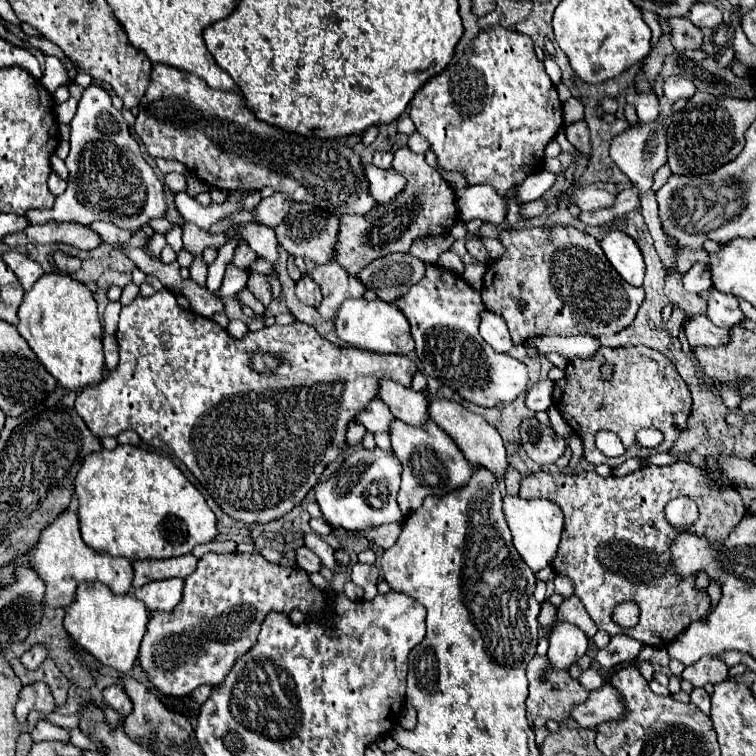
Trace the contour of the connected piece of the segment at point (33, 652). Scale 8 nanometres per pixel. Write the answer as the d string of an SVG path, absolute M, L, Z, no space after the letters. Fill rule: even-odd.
M33 646L29 652L25 652L19 662L23 664L25 670L33 670L33 668L39 668L39 664L47 658L47 652L43 646Z

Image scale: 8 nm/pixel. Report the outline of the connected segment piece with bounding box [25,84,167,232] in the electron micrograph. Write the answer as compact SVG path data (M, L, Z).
M91 84L85 88L77 106L77 114L73 116L69 128L71 128L71 138L69 138L71 152L65 160L69 170L67 190L55 198L55 204L51 210L33 210L33 212L29 210L25 214L29 216L29 224L45 224L49 220L55 220L55 222L77 222L77 224L89 226L91 222L105 220L119 228L139 232L143 226L149 224L149 220L165 216L167 202L165 202L163 182L155 176L153 168L143 160L139 144L131 136L127 122L123 120L121 112L111 104L111 96L99 84Z

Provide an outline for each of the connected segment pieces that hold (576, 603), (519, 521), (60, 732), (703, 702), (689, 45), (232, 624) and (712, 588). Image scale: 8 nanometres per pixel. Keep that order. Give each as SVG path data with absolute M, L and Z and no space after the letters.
M569 596L561 602L561 606L557 608L557 620L567 620L567 622L577 624L585 632L587 638L593 638L597 632L595 622L589 618L585 606L581 604L581 600L577 596Z
M505 496L503 498L503 514L509 524L509 530L513 534L513 546L525 560L525 564L537 572L545 566L549 566L549 560L553 560L553 554L557 552L561 532L563 532L563 512L561 508L545 498L535 500L523 500L519 496Z
M39 720L35 730L31 732L33 742L41 742L41 740L57 740L57 742L69 742L71 738L71 730L69 728L61 728L51 724L49 720Z
M693 688L691 692L691 702L705 714L709 714L709 708L711 708L711 700L709 700L709 694L703 690L703 688Z
M671 18L671 42L675 44L677 52L683 50L699 50L703 46L703 30L697 28L689 18Z
M259 552L253 554L205 554L195 572L185 578L183 598L173 608L173 612L149 612L147 632L141 640L139 648L139 664L147 674L147 680L159 692L167 696L187 696L197 686L209 684L217 686L235 664L239 656L243 656L255 642L261 620L265 620L267 612L283 612L289 614L293 608L299 608L303 614L321 618L327 614L327 598L325 594L311 584L309 576L301 570L293 570L281 564L267 562Z
M711 582L707 588L707 593L711 600L710 609L706 612L706 614L701 618L702 621L706 621L708 615L713 611L713 608L718 604L719 598L721 597L721 587L718 582Z

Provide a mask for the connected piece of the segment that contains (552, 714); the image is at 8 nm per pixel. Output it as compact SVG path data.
M535 656L527 664L527 680L529 680L529 696L527 696L525 706L527 706L527 720L531 728L545 726L547 720L555 720L561 724L563 720L569 718L573 704L579 704L589 694L585 688L581 688L581 684L577 684L577 680L569 676L567 670L561 672L553 668L547 656Z

